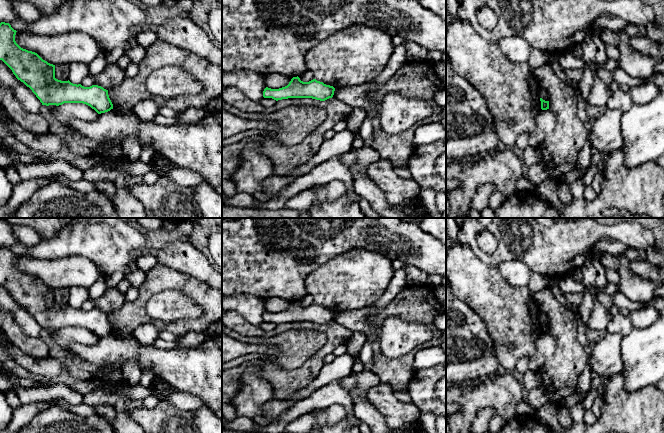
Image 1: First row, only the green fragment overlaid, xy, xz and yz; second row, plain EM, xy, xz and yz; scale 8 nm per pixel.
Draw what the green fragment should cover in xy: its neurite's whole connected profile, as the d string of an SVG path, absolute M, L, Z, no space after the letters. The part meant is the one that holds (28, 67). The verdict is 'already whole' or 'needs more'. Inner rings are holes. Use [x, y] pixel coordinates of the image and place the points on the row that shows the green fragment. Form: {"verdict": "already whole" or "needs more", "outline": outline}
{"verdict": "already whole", "outline": "M0 23L0 60L32 90L42 105L83 103L98 114L113 109L108 90L103 87L84 87L69 80L56 79L55 65L43 60L37 53L21 48L15 41L16 32L9 23Z"}

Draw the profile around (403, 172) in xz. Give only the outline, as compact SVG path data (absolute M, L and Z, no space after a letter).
M394 166L394 169L401 177L407 180L413 180L412 174L409 169L398 166Z

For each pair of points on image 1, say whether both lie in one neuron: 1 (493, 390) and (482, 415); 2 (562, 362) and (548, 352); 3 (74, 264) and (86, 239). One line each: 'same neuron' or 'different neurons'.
1: different neurons
2: different neurons
3: different neurons

